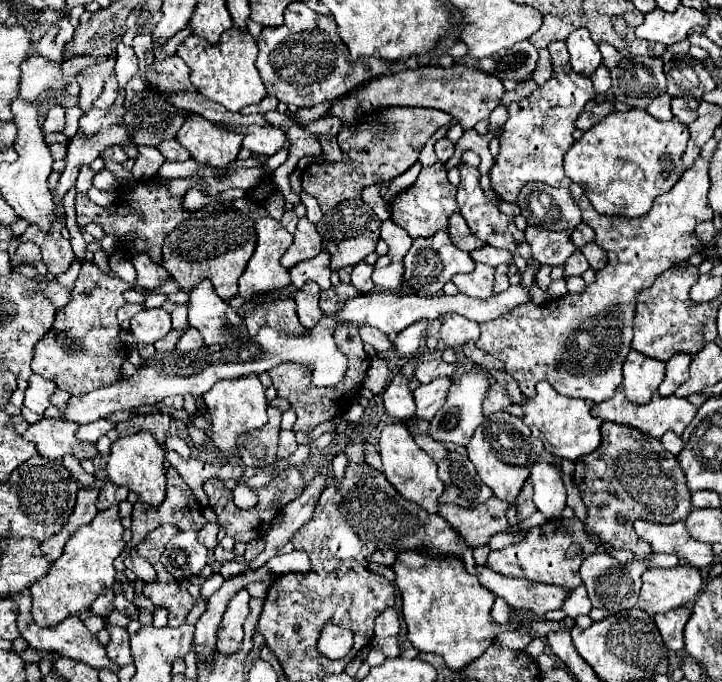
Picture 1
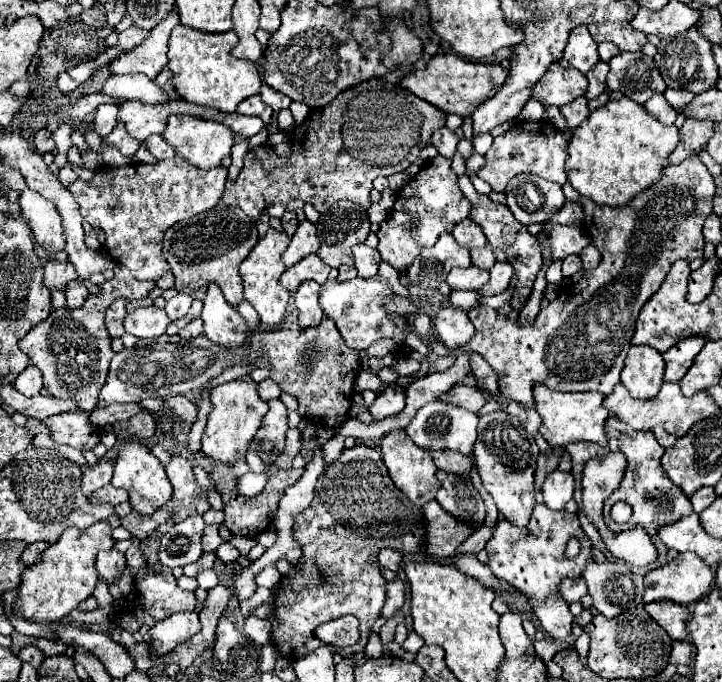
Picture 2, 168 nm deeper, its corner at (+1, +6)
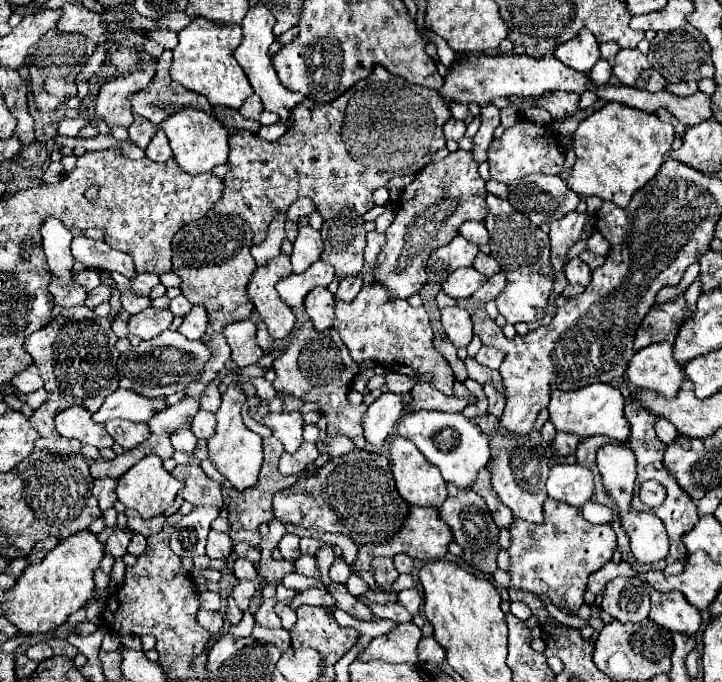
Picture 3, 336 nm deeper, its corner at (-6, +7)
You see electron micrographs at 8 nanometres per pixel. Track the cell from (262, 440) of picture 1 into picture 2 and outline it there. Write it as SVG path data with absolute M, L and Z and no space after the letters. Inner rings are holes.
M270 400L268 406L270 410L262 418L262 426L254 436L254 444L264 462L274 462L278 454L284 450L284 440L288 430L288 412L280 400Z

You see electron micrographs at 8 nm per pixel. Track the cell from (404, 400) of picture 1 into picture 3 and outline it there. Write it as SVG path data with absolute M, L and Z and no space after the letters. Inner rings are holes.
M383 393L375 403L369 405L365 417L363 417L363 429L365 439L371 445L383 445L387 437L393 433L401 411L403 411L403 399L397 393Z

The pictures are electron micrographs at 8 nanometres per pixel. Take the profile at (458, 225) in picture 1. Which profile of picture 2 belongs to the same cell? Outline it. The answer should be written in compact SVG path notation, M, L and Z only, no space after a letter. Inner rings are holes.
M470 218L462 220L460 224L454 226L452 230L452 236L456 238L456 242L468 250L472 248L480 248L486 244L486 236L482 232L482 228L478 224L474 224Z

